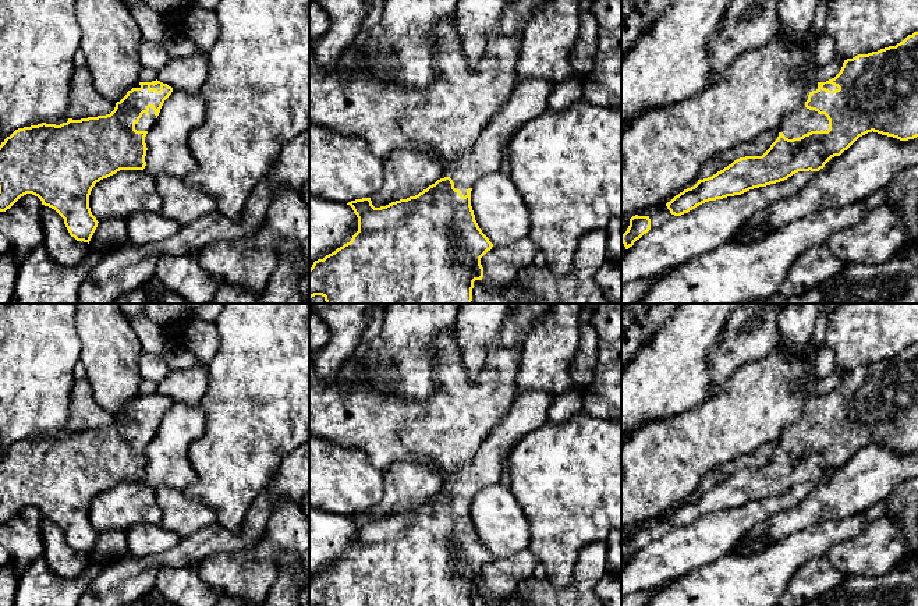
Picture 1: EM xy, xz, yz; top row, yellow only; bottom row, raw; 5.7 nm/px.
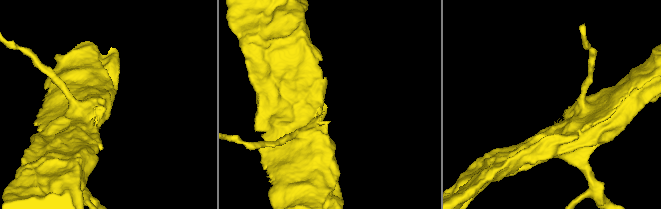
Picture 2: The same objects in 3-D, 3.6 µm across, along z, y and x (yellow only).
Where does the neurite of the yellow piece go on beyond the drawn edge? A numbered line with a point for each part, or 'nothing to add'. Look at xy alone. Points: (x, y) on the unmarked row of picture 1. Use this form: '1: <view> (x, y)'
1: xy (145, 435)

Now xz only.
1: xz (530, 410)

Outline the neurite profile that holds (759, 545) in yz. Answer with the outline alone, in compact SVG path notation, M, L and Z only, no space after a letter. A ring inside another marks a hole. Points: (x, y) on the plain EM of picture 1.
M756 539L748 546L733 549L731 553L741 554L745 557L756 556L762 553L769 546L766 539Z

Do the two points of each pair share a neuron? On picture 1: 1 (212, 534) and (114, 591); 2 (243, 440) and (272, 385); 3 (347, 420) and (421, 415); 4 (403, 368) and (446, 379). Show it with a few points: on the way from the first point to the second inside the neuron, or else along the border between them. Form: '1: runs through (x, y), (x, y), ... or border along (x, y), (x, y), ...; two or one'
1: runs through (188, 552), (177, 557), (155, 562), (138, 574); one
2: runs through (251, 426), (263, 399); one
3: runs through (365, 420), (403, 420); one
4: border along (433, 343), (435, 394), (417, 403); two

